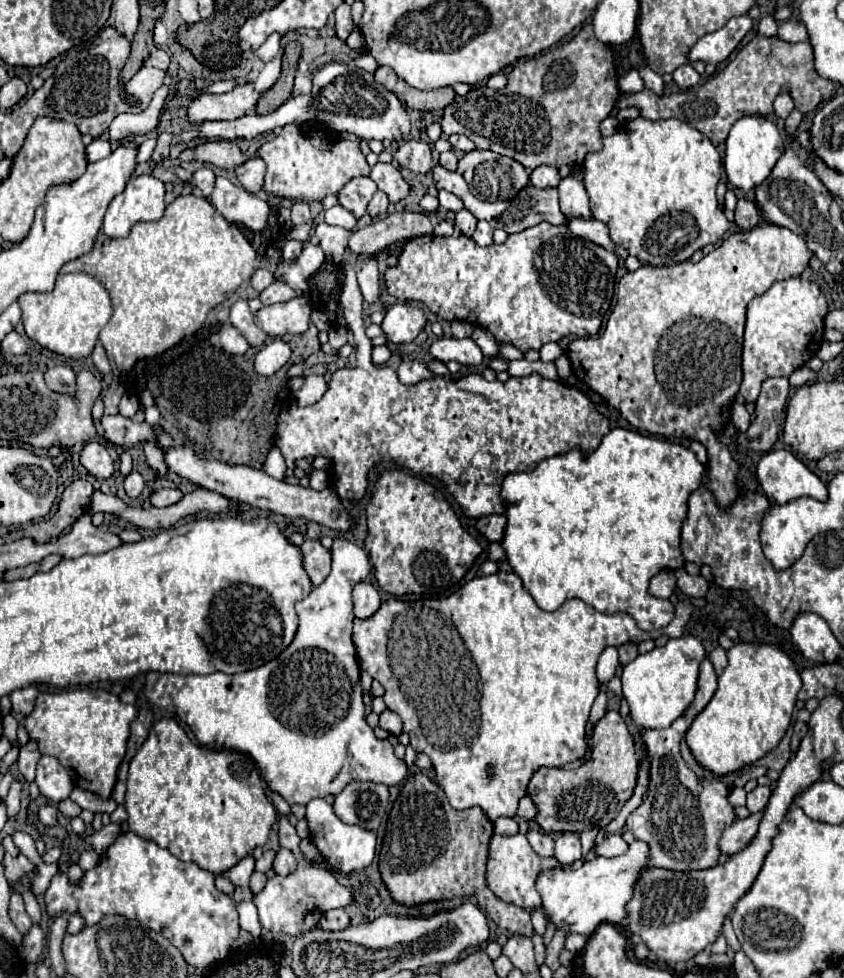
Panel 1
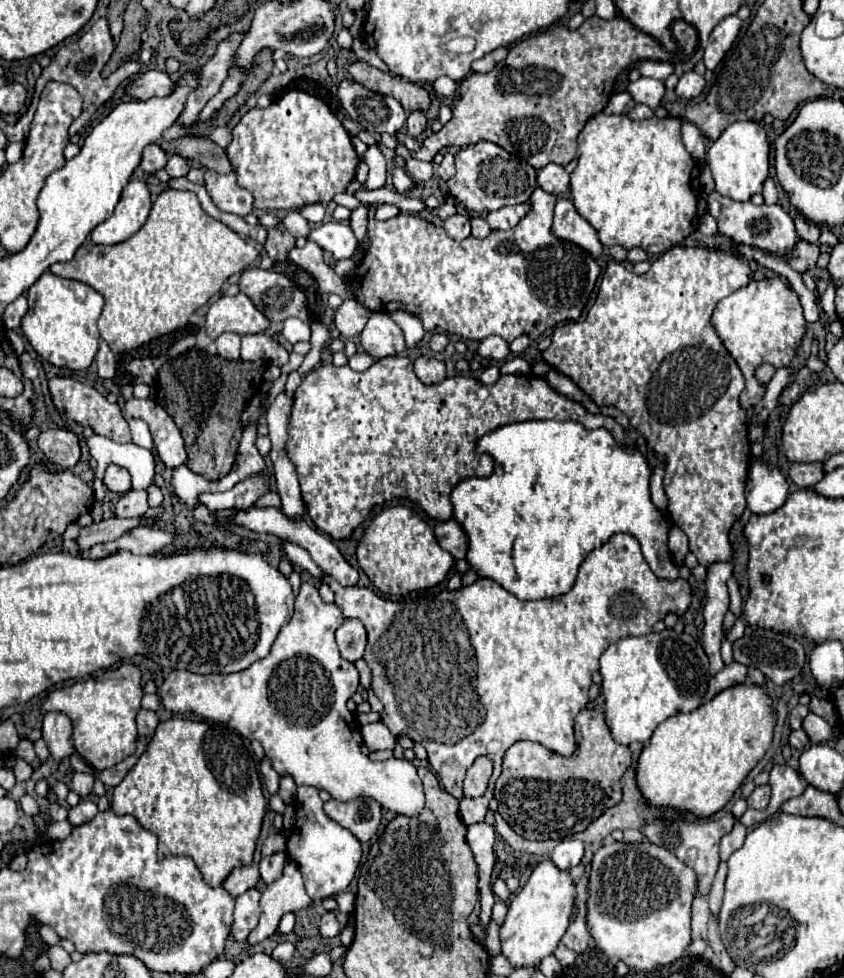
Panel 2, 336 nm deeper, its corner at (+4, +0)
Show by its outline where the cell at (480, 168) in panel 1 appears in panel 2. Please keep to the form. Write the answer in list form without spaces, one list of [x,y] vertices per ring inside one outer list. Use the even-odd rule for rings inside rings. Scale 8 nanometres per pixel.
[[[480,141],[468,145],[456,155],[456,175],[448,181],[450,193],[468,209],[468,211],[496,211],[506,205],[526,203],[536,189],[536,169],[526,161],[512,159],[508,151],[490,141]]]

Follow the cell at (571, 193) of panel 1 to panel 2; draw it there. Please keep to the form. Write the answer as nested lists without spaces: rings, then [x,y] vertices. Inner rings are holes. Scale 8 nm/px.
[[[560,197],[554,207],[554,223],[552,233],[560,239],[566,239],[584,251],[588,251],[594,259],[602,255],[602,243],[598,239],[598,231],[578,215],[574,203],[566,197]]]

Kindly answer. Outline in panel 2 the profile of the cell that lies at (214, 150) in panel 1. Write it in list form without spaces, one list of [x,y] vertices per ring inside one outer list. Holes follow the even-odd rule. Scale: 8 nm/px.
[[[184,135],[176,141],[170,143],[162,143],[162,147],[166,151],[170,151],[172,155],[182,155],[184,159],[190,159],[206,169],[214,169],[218,173],[230,173],[232,165],[226,157],[226,151],[222,147],[218,147],[214,141],[210,141],[208,137],[202,135]]]

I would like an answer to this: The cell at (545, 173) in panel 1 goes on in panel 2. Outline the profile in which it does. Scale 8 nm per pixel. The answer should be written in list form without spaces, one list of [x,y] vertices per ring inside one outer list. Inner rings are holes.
[[[550,163],[546,167],[542,167],[538,171],[538,185],[552,193],[552,195],[560,195],[560,193],[566,193],[568,187],[570,187],[570,175],[566,173],[566,169],[562,165],[556,165],[556,163]]]

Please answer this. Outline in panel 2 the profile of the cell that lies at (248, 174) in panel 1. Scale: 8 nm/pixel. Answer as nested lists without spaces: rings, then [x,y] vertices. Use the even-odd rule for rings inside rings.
[[[204,171],[204,187],[220,211],[234,213],[234,215],[248,215],[252,213],[254,197],[250,191],[238,187],[234,171],[228,175],[220,175],[216,171]]]

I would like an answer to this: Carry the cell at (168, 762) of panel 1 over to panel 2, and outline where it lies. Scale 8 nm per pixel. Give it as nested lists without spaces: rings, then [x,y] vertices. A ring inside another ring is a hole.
[[[170,717],[158,725],[148,749],[140,755],[122,783],[114,787],[112,795],[112,811],[116,815],[132,815],[144,829],[156,833],[158,859],[168,855],[192,857],[210,887],[220,887],[234,867],[252,863],[267,805],[256,765],[244,751],[240,735],[228,735],[224,727],[182,717]]]

